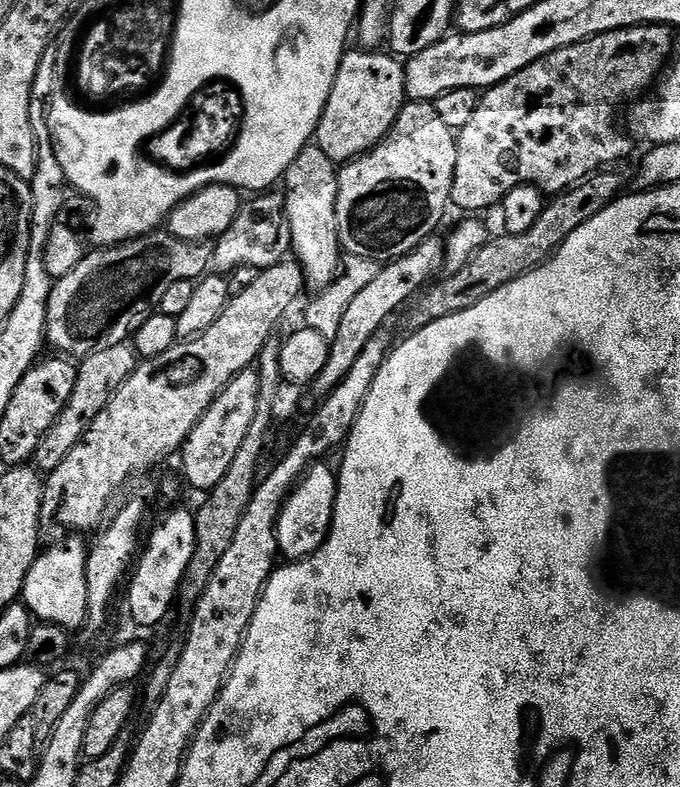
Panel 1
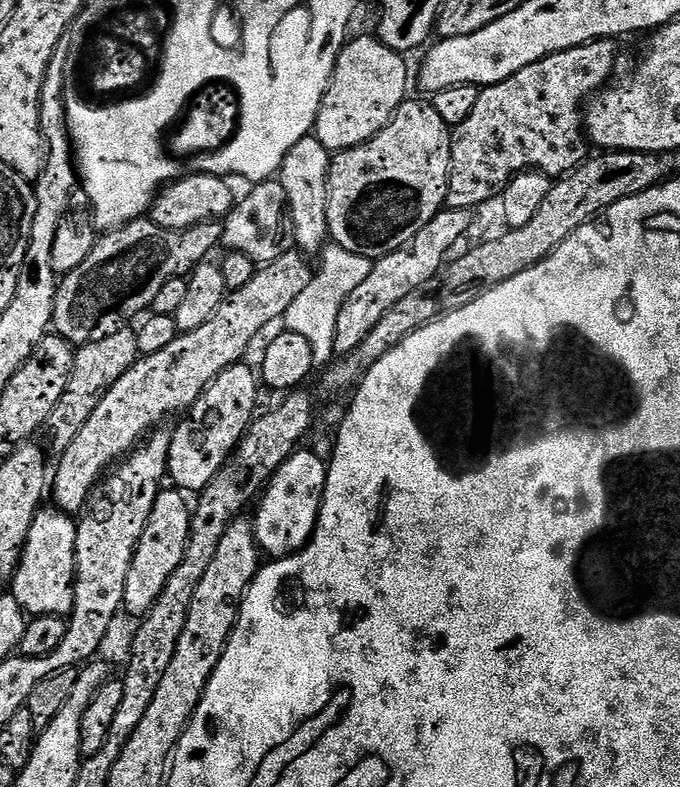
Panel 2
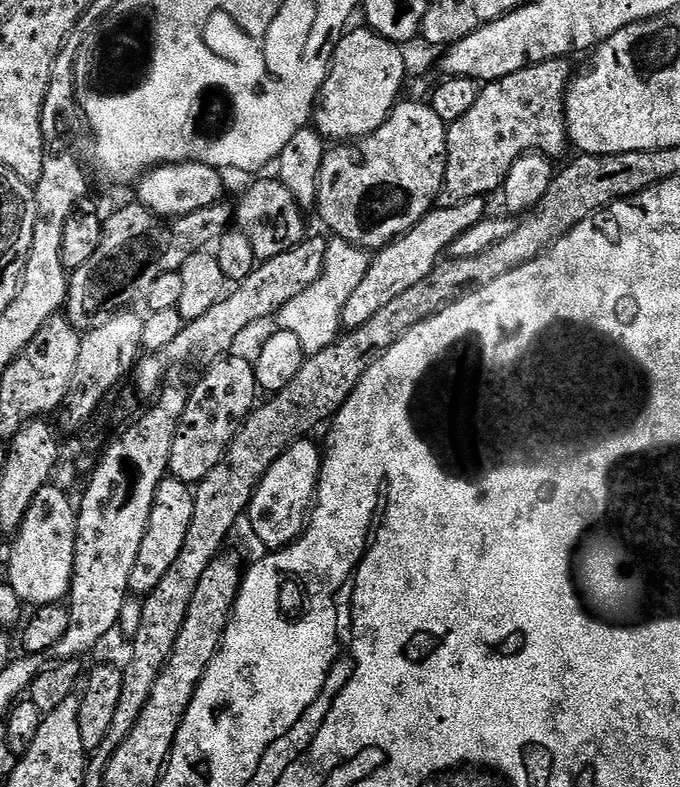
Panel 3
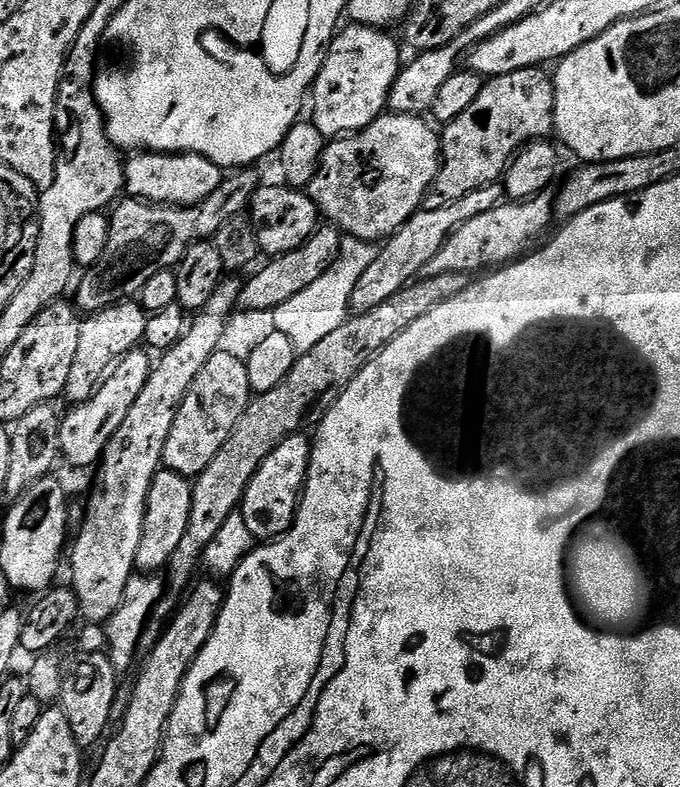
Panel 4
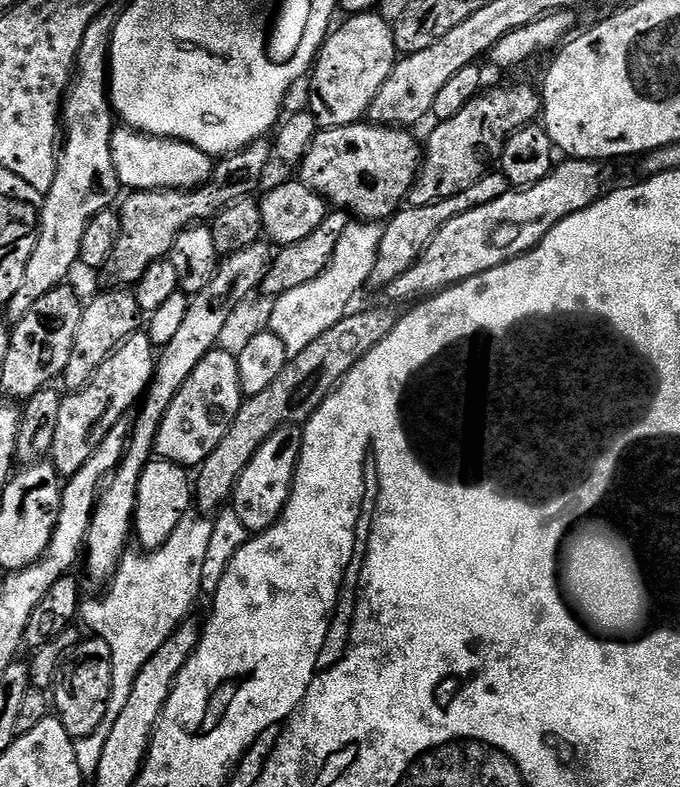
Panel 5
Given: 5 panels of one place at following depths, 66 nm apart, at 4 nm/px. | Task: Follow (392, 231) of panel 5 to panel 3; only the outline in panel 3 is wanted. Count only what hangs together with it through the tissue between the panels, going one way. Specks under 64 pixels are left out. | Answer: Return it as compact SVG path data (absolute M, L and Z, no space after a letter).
M485 197L470 198L465 204L449 204L437 206L428 212L418 226L414 226L406 234L402 234L394 242L379 249L369 259L366 278L355 288L354 294L346 298L346 310L342 310L341 325L351 330L358 326L366 326L382 306L394 302L405 290L410 290L422 278L426 278L434 270L434 266L445 259L449 246L458 238L458 234L466 234L470 226L478 226L480 220L485 219Z

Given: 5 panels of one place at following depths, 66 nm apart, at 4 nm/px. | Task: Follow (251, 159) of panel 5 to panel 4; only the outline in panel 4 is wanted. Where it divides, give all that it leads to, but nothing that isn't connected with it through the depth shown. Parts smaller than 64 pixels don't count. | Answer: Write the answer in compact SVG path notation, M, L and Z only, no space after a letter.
M248 166L225 175L218 190L214 190L214 194L200 204L165 206L139 198L121 199L108 216L110 242L106 242L102 258L98 258L95 266L83 273L80 285L79 280L75 285L74 303L77 309L91 314L121 304L123 300L139 297L142 286L146 286L154 274L175 269L191 244L211 241L222 222L241 215L251 205L253 194L262 186L262 179L256 170Z

